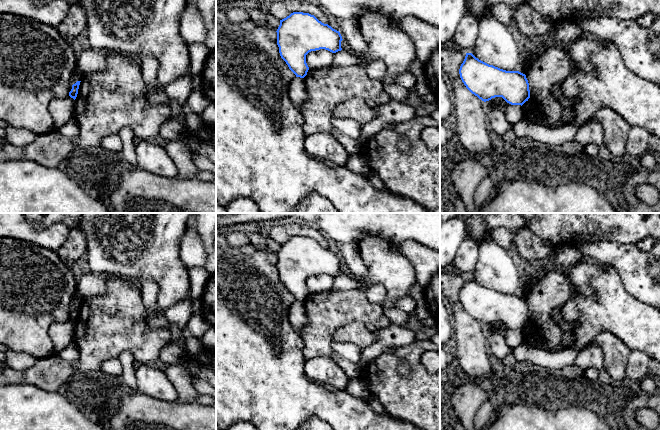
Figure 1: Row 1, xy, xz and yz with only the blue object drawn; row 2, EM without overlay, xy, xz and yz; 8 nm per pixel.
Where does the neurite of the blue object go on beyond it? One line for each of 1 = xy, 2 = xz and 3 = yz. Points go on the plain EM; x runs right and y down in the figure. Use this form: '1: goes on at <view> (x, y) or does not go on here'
1: does not go on here
2: does not go on here
3: does not go on here

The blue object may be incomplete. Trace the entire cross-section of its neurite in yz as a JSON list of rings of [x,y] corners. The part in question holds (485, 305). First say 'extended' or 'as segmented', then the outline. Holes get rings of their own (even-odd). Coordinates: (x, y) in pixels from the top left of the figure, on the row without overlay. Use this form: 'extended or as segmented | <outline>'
as segmented | [[[466,277],[459,298],[466,312],[482,325],[502,321],[511,329],[523,329],[530,322],[526,299],[489,289]]]

